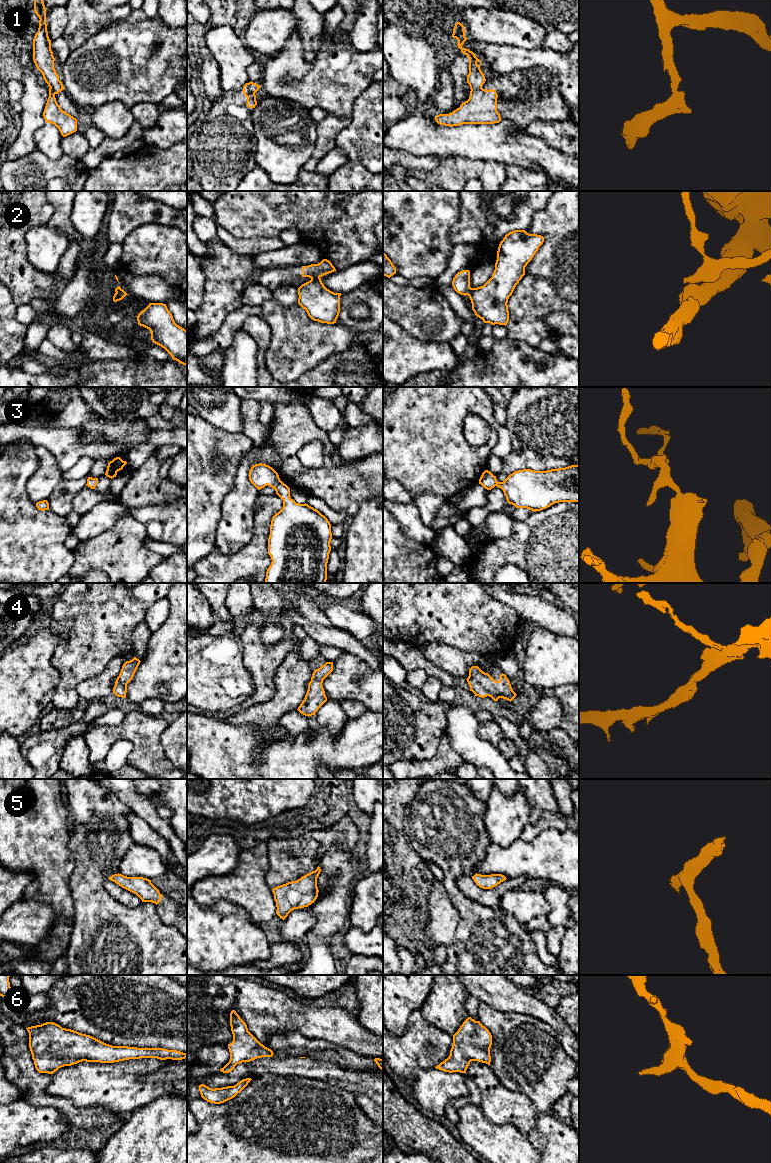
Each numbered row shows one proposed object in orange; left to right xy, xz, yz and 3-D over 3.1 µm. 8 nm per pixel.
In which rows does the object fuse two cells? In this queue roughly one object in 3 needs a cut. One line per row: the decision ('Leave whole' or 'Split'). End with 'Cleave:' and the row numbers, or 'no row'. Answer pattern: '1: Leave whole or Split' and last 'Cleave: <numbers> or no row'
1: Split
2: Split
3: Leave whole
4: Leave whole
5: Leave whole
6: Leave whole
Cleave: 1, 2

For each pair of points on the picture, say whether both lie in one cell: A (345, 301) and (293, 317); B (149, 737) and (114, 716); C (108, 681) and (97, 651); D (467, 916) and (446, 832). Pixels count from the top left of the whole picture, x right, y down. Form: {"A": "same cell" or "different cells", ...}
{"A": "different cells", "B": "different cells", "C": "different cells", "D": "same cell"}

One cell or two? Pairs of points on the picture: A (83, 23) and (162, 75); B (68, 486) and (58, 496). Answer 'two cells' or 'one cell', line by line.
A: two cells
B: one cell

